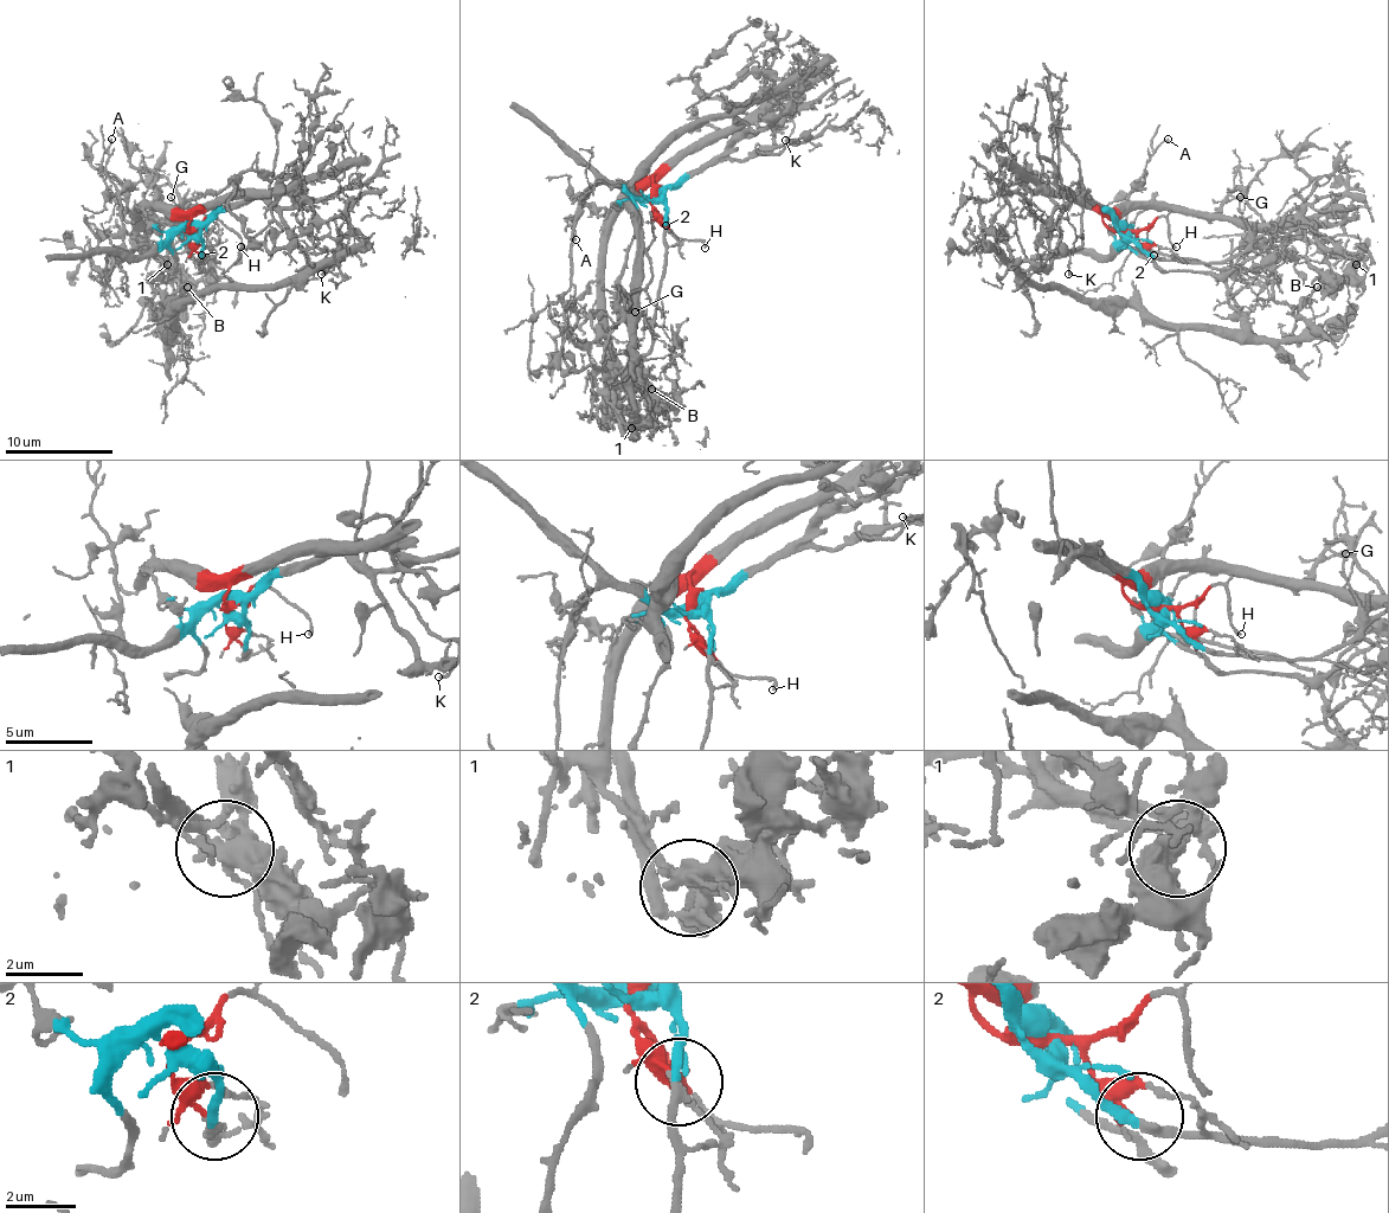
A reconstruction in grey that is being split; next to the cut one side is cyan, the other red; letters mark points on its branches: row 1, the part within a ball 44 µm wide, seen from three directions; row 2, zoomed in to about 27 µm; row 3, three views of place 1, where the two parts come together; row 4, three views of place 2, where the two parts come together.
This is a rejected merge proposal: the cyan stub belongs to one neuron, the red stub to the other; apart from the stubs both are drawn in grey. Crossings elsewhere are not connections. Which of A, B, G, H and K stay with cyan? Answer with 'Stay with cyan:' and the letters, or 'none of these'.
Stay with cyan: A, G, K

